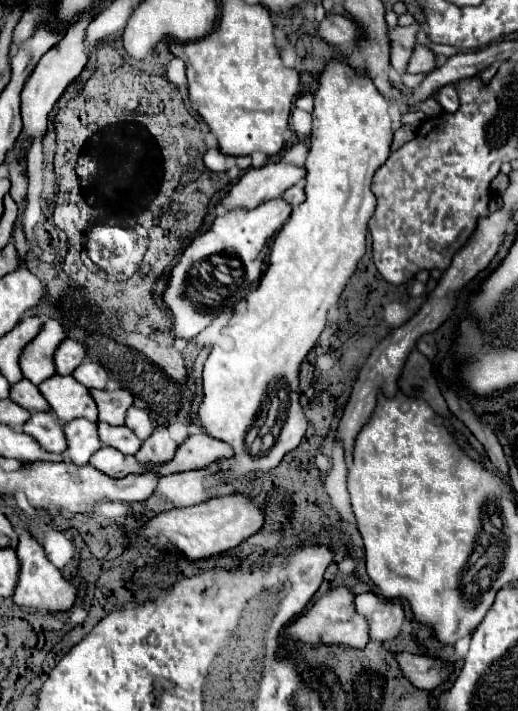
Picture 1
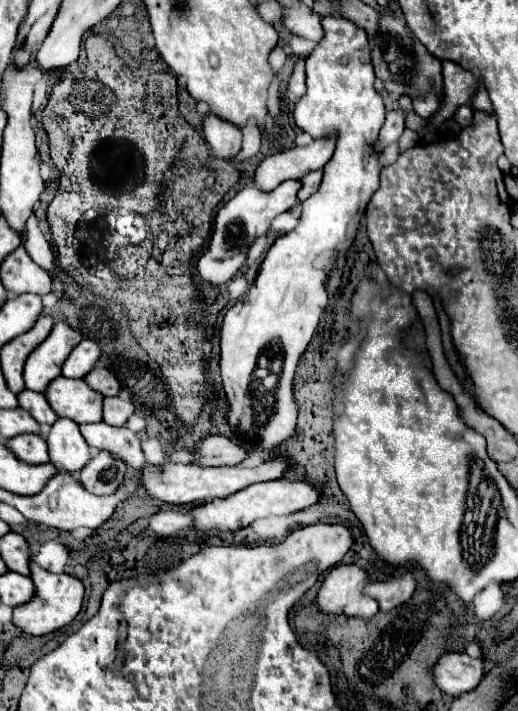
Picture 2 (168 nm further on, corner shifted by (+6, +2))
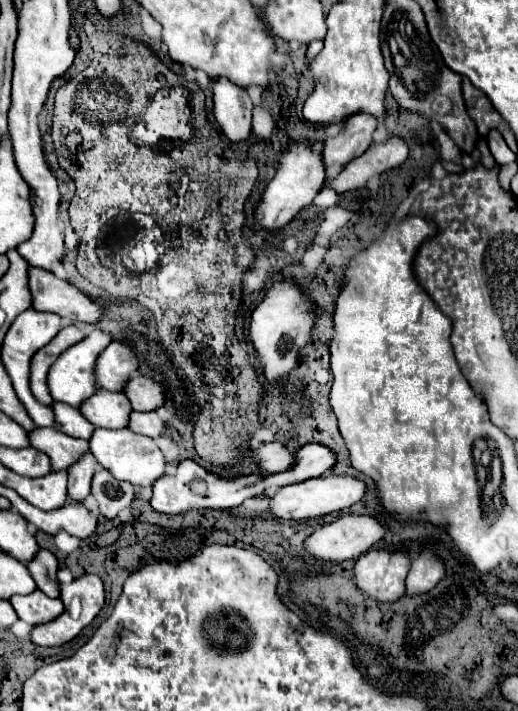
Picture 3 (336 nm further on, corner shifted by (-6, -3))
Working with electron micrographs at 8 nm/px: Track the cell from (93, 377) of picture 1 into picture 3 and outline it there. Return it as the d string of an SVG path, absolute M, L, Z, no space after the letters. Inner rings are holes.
M138 371L130 376L124 393L128 395L134 411L154 411L166 403L164 387Z

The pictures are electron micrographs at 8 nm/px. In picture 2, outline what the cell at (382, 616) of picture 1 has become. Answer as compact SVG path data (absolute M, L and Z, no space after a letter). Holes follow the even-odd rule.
M402 574L398 578L390 578L386 582L366 584L364 596L374 598L378 602L380 610L390 612L390 610L398 608L400 604L404 604L412 596L414 588L416 588L416 582L414 582L412 574Z

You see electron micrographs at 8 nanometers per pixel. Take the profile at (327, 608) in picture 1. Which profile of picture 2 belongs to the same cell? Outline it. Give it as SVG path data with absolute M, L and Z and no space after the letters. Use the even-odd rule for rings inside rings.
M354 564L332 568L316 594L318 610L322 614L344 614L364 620L366 616L374 616L378 612L376 600L362 594L366 580L368 574Z

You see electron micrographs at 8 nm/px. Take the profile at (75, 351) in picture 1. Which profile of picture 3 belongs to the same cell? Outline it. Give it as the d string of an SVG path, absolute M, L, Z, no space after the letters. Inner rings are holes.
M112 341L96 363L96 379L108 391L124 391L130 375L138 369L138 359L122 341Z

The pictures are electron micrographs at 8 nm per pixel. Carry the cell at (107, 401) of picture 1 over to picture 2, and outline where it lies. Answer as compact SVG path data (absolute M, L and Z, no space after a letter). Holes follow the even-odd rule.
M118 396L104 398L104 422L106 424L124 426L132 412L134 412L134 404L130 400L122 400Z

